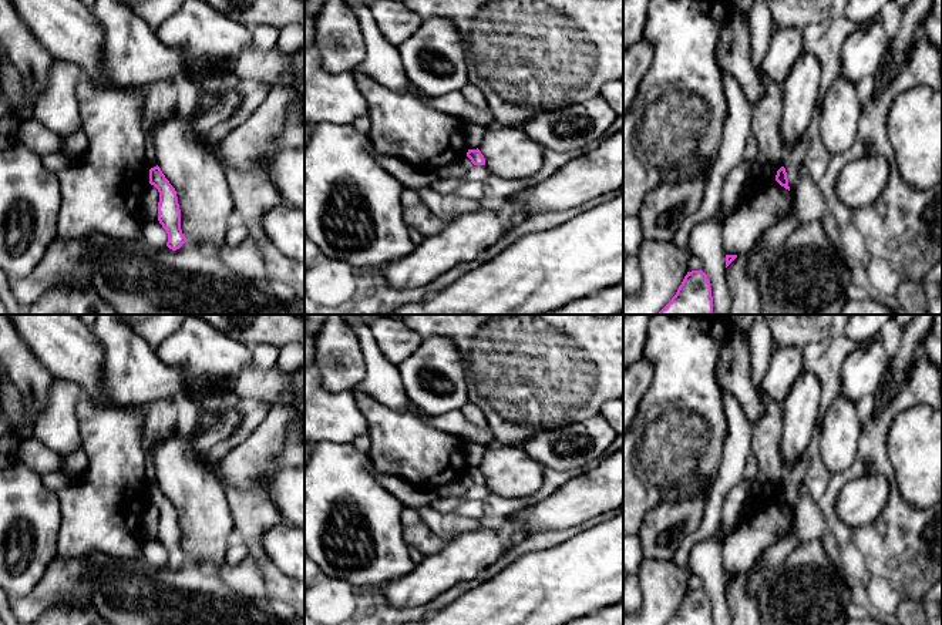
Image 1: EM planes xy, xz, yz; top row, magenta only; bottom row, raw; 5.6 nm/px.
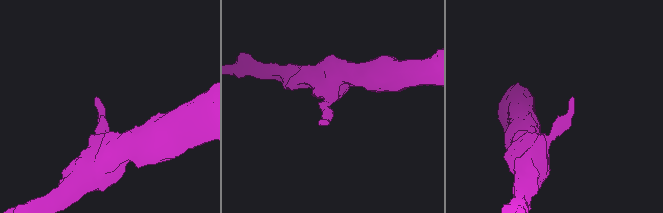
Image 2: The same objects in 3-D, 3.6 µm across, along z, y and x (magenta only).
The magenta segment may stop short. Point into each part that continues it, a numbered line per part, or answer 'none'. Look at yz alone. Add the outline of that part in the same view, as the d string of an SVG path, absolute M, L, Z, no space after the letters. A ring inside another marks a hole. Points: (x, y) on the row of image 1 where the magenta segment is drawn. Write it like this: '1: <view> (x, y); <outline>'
none

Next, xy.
none

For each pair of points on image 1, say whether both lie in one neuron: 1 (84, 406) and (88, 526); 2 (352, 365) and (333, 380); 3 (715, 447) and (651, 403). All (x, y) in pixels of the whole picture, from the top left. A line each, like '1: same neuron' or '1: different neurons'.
1: same neuron
2: same neuron
3: same neuron

